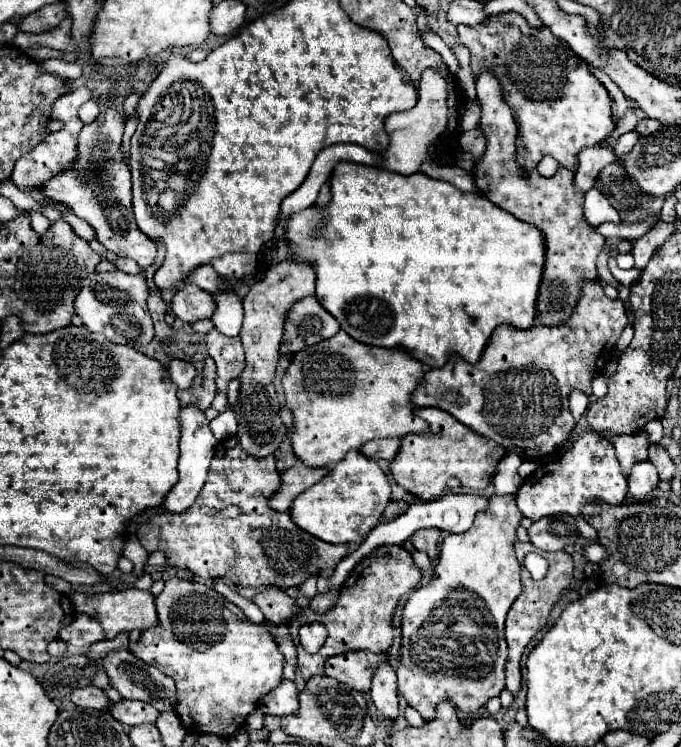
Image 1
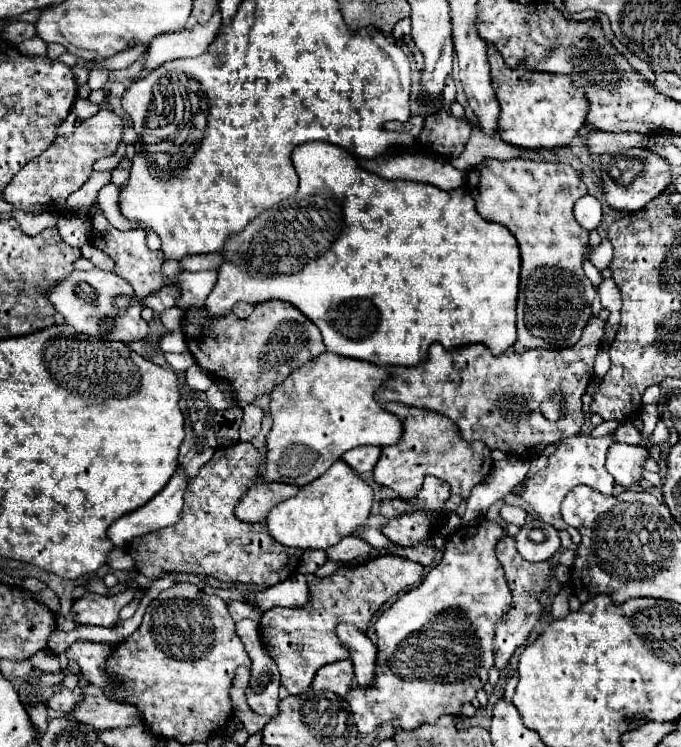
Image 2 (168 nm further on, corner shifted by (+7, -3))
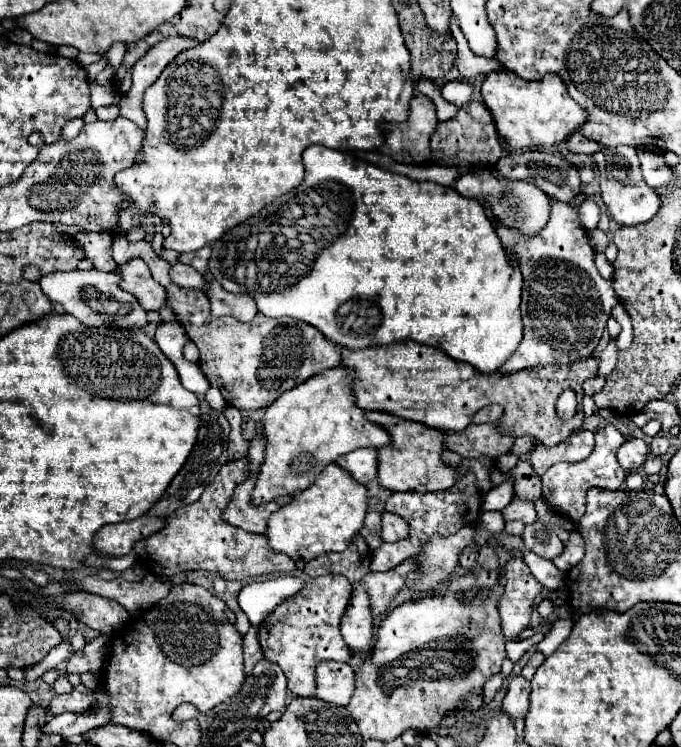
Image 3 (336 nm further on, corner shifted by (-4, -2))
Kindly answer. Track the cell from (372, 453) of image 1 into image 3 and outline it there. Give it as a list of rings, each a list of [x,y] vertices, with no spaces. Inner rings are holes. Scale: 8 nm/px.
[[[356,449],[356,451],[340,457],[340,461],[336,461],[336,463],[340,463],[342,469],[346,469],[352,477],[356,477],[358,483],[366,485],[368,481],[376,479],[376,475],[378,475],[378,449]]]

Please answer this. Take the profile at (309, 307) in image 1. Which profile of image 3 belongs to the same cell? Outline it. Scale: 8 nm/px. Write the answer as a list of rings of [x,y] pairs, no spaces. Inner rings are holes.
[[[114,235],[114,261],[124,265],[134,257],[140,257],[152,271],[152,277],[168,291],[168,305],[174,309],[178,323],[186,329],[188,337],[200,351],[200,369],[210,385],[218,387],[228,405],[244,409],[268,407],[284,391],[300,385],[308,377],[342,363],[342,353],[336,343],[324,337],[324,333],[304,321],[292,317],[266,317],[258,313],[252,321],[242,323],[234,317],[212,317],[210,301],[204,291],[180,289],[168,277],[170,263],[160,259],[150,243],[128,243],[124,235]]]

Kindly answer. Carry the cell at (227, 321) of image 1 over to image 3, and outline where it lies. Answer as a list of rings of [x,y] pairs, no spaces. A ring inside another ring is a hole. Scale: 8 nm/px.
[[[324,145],[306,147],[302,153],[306,177],[294,191],[286,193],[274,205],[262,209],[258,215],[250,217],[242,225],[230,229],[226,237],[212,245],[210,257],[210,273],[212,277],[230,293],[246,293],[254,299],[260,313],[268,317],[294,317],[322,329],[324,335],[340,347],[346,349],[370,349],[370,347],[386,347],[392,343],[416,341],[432,347],[444,349],[456,361],[470,363],[480,371],[496,371],[500,369],[508,357],[516,351],[516,345],[522,337],[522,315],[520,315],[520,293],[522,293],[522,273],[516,257],[506,251],[502,241],[498,239],[492,221],[488,221],[484,207],[478,199],[468,199],[456,193],[454,187],[444,187],[432,181],[418,183],[404,175],[396,175],[390,171],[382,171],[368,162],[353,157],[352,153],[344,153],[338,149],[330,149]]]

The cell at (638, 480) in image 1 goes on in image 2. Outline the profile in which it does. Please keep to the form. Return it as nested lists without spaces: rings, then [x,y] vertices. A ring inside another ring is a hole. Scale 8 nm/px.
[[[613,442],[607,452],[605,465],[617,484],[621,484],[623,488],[631,488],[641,480],[641,464],[645,458],[649,458],[649,452],[643,446]]]

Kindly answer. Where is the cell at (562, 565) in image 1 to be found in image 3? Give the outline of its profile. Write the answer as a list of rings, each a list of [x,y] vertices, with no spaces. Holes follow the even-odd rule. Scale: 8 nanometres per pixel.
[[[512,557],[506,567],[506,589],[498,605],[502,617],[502,633],[506,641],[518,641],[520,633],[530,625],[532,607],[540,595],[542,585],[534,579],[522,557]]]

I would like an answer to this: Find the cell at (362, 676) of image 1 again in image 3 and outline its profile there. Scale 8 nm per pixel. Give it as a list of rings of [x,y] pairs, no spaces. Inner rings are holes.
[[[320,661],[316,667],[316,697],[334,705],[348,705],[354,693],[354,669],[340,661]]]

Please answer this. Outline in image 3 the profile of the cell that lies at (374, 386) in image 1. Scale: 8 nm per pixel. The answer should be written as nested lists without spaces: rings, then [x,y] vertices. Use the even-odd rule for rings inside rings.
[[[338,365],[292,387],[268,407],[262,419],[268,437],[266,457],[260,467],[260,479],[256,481],[252,503],[268,503],[282,495],[298,495],[340,455],[360,447],[380,449],[392,443],[390,433],[378,423],[368,421],[366,409],[356,405],[354,381],[354,369]]]

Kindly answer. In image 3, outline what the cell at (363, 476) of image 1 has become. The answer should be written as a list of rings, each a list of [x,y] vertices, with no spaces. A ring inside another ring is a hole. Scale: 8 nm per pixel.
[[[332,463],[316,485],[296,495],[288,505],[280,507],[268,519],[268,543],[272,549],[286,553],[294,561],[306,563],[328,551],[342,551],[342,541],[358,535],[368,513],[368,489],[358,483],[340,465]]]

